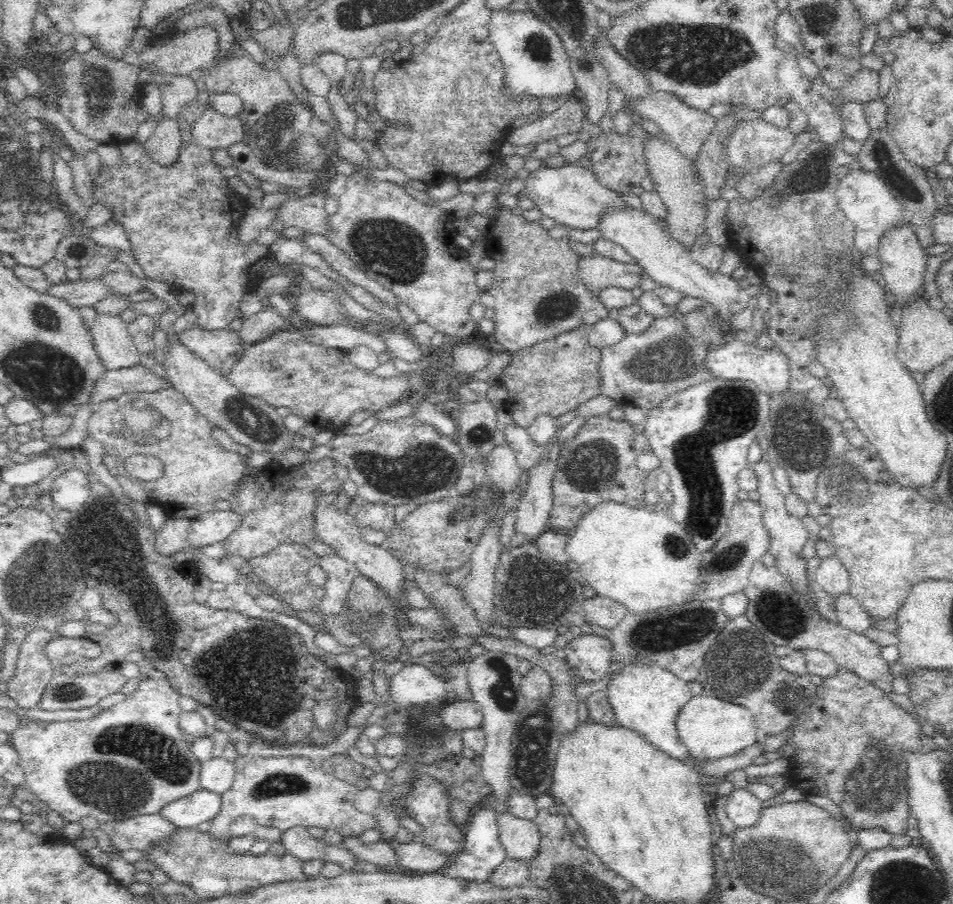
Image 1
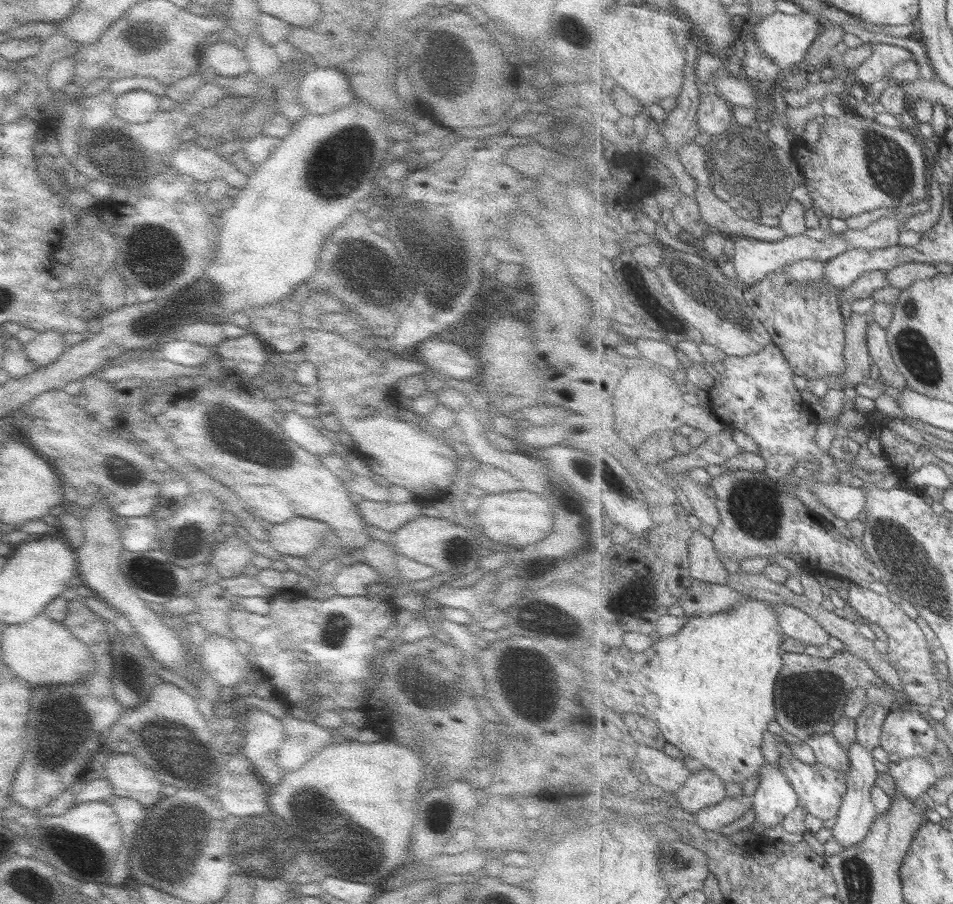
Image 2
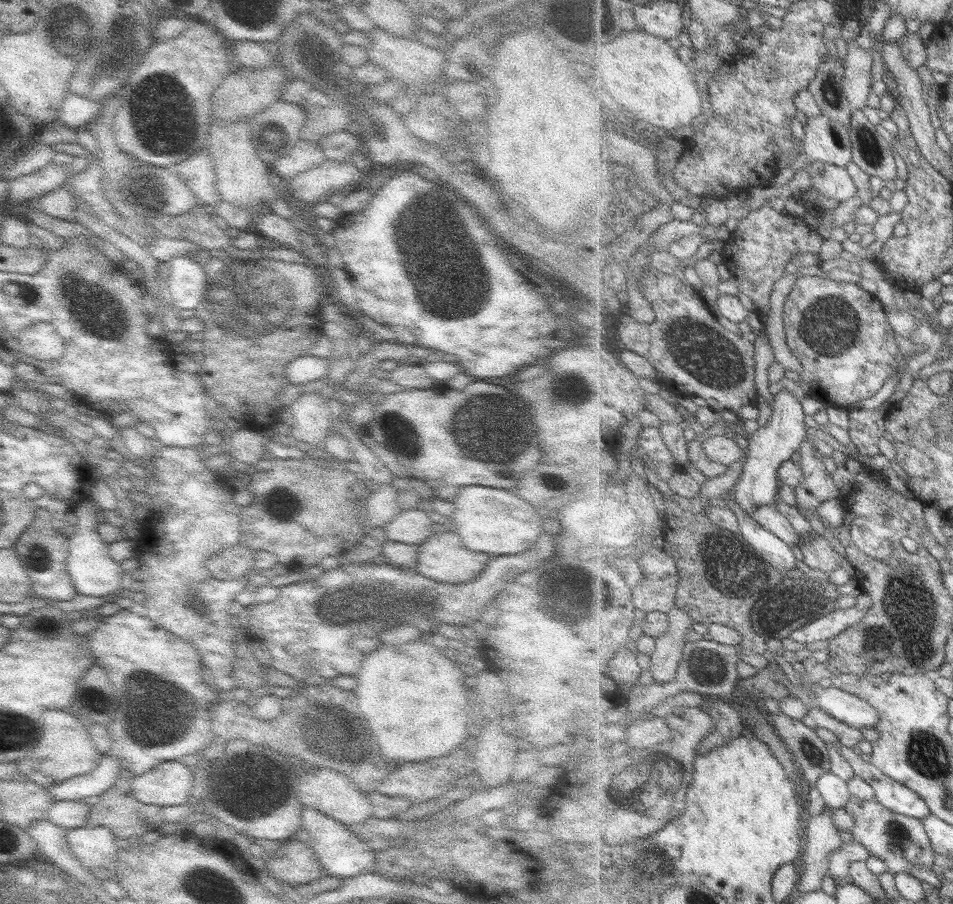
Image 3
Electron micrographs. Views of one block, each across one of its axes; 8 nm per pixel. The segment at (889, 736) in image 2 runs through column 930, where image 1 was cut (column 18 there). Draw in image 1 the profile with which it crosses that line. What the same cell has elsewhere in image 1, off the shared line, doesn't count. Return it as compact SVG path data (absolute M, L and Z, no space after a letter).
M143 675L136 690L124 696L122 702L102 709L98 716L66 722L30 720L28 724L18 724L18 728L10 733L8 744L20 758L25 786L64 821L80 823L82 818L92 817L102 824L112 822L114 817L159 815L164 803L201 788L201 764L183 739L179 728L181 714L179 693L172 689L169 679L163 675L152 678Z

